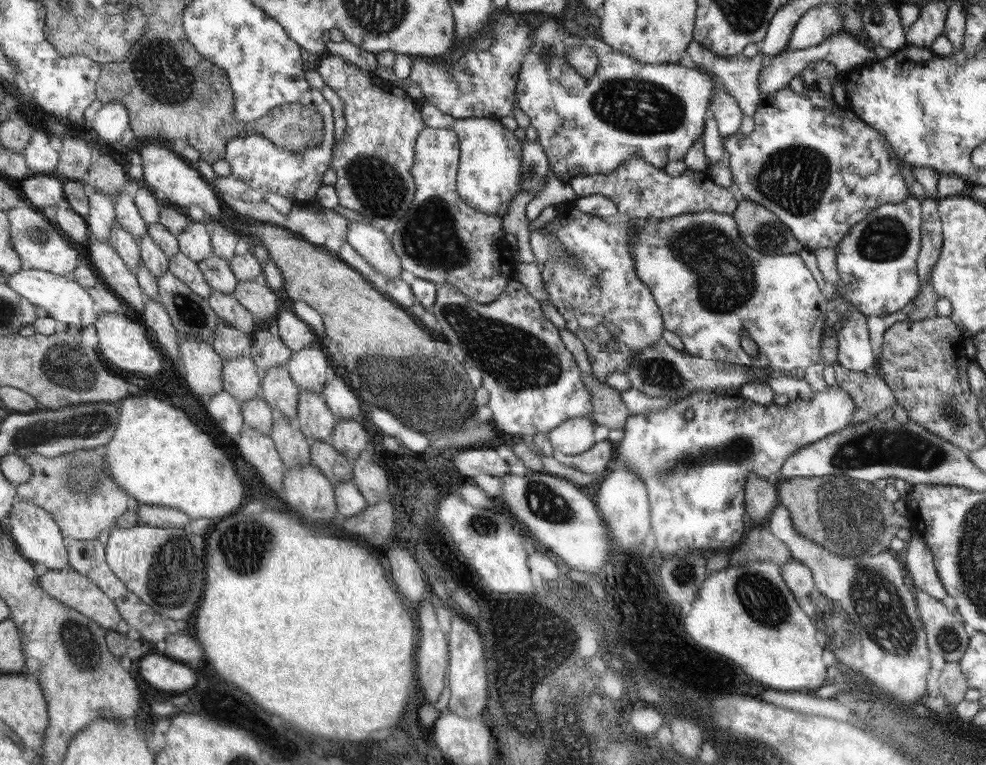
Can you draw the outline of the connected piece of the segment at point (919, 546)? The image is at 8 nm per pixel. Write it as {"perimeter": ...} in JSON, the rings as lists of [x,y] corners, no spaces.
{"perimeter":[[[913,525],[909,529],[915,532],[915,536],[907,541],[908,550],[906,550],[904,565],[908,568],[908,575],[914,581],[914,588],[940,600],[950,610],[956,610],[957,600],[954,597],[950,598],[944,589],[936,573],[932,551],[925,543],[923,535],[915,530]]]}

